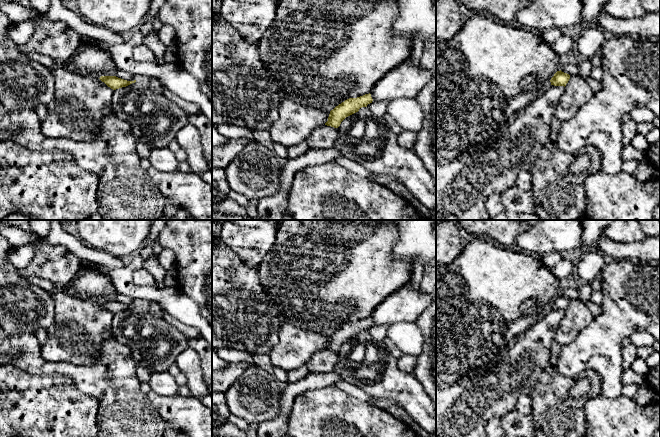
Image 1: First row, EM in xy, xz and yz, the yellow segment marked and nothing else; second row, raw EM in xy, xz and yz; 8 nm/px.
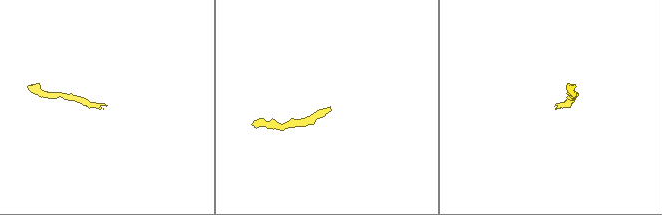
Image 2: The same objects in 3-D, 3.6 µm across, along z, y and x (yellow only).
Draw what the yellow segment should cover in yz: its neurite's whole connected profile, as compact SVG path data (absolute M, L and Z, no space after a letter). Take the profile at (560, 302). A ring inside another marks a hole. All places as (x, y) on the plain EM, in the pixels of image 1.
M560 294L554 298L550 306L551 306L551 309L554 309L554 310L564 310L565 311L569 303L570 303L570 299Z

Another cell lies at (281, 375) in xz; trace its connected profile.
M274 366L273 375L279 383L280 382L288 382L287 371L285 371L277 366Z

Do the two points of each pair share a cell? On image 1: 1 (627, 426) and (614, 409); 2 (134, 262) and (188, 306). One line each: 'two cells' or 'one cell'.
1: one cell
2: one cell

